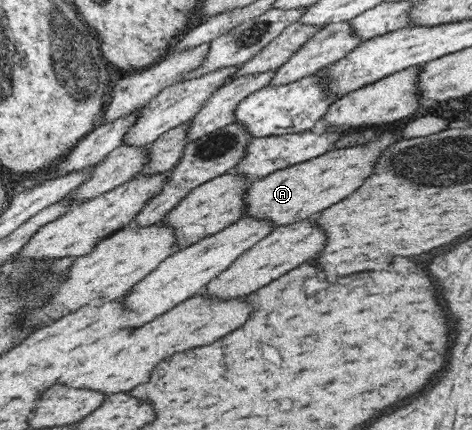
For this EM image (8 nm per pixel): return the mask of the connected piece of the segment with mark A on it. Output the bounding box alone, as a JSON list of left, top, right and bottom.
[244,131,401,226]

